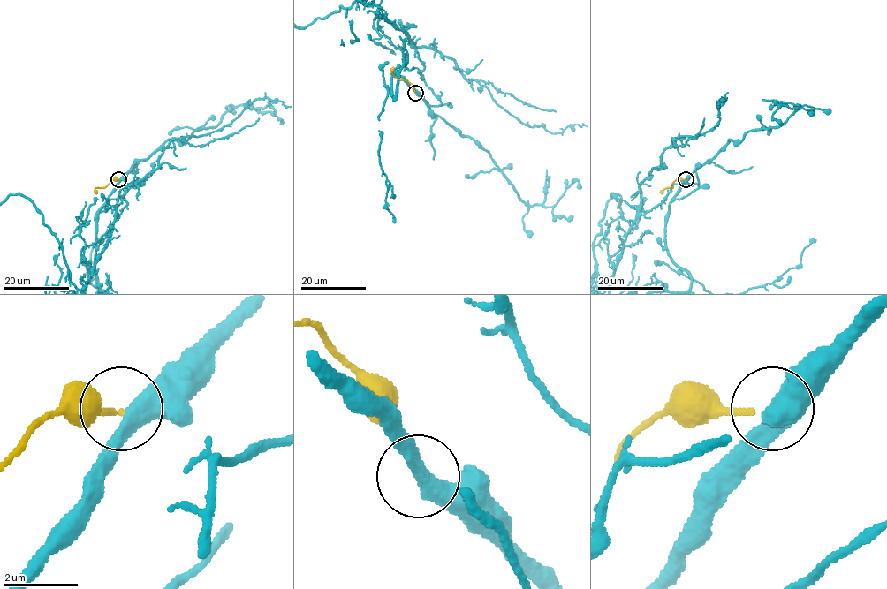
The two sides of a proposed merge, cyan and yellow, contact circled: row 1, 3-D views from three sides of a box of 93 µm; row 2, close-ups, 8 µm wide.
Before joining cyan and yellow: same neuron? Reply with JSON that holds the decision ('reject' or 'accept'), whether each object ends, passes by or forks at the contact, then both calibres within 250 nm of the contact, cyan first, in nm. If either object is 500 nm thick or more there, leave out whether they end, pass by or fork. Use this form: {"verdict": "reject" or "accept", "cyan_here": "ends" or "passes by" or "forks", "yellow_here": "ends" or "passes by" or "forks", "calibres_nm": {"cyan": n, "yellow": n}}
{"verdict": "reject", "cyan_here": "passes by", "yellow_here": "ends", "calibres_nm": {"cyan": 460, "yellow": 80}}

